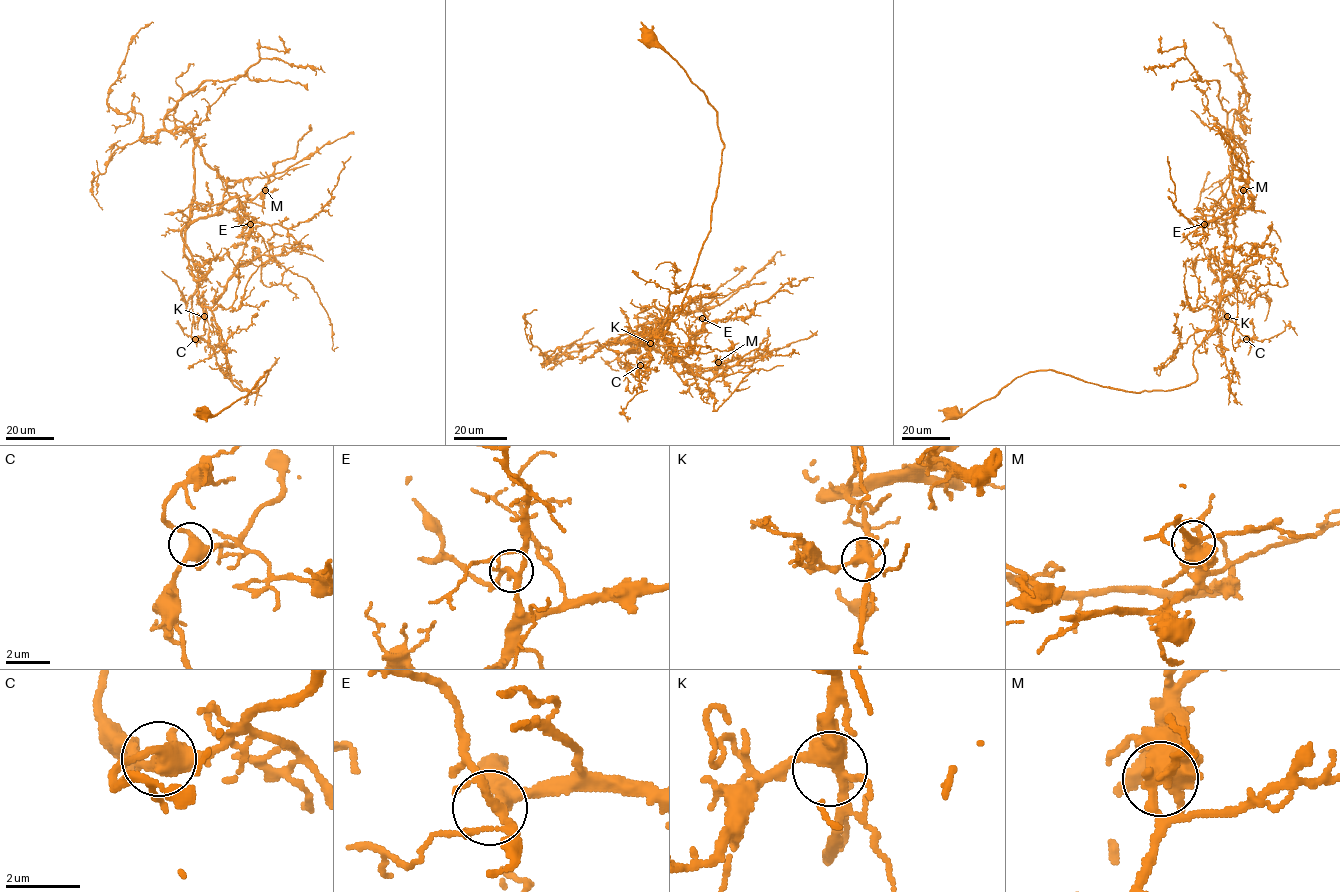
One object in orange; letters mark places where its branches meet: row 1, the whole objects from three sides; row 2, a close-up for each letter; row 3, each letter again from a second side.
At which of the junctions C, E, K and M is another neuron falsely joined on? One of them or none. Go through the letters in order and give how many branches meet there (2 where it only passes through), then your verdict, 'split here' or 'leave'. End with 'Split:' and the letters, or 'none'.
C: branches 5; leave
E: branches 4; leave
K: branches 4; leave
M: branches 4; leave
Split: none

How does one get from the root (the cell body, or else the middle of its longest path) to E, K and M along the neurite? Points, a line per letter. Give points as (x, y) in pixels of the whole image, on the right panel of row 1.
E: (953, 414), (1037, 370), (1132, 392), (1194, 382), (1193, 351), (1217, 323), (1224, 222), (1241, 199), (1204, 224)
K: (953, 414), (1037, 370), (1132, 392), (1188, 385), (1197, 379), (1193, 351), (1216, 325), (1217, 308), (1227, 316)
M: (953, 414), (1037, 370), (1132, 392), (1194, 382), (1193, 351), (1217, 323), (1224, 222), (1253, 210), (1243, 190)

